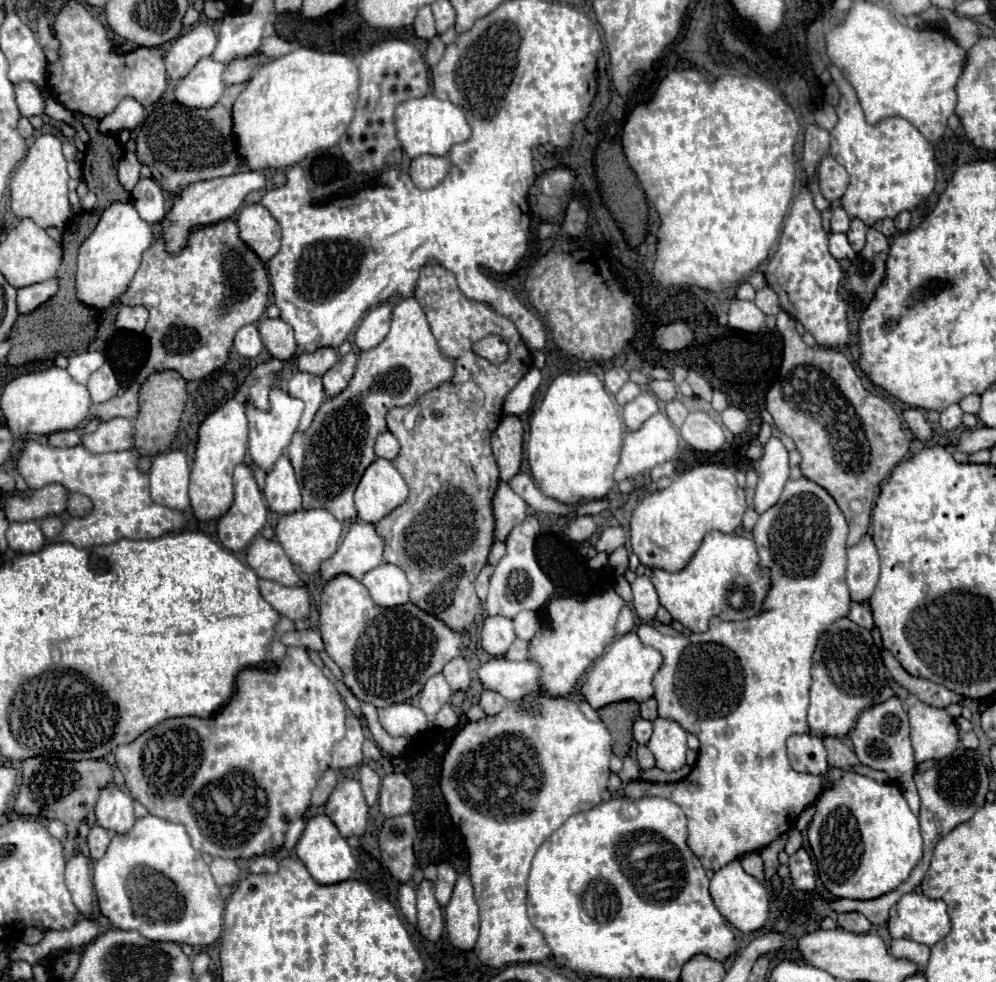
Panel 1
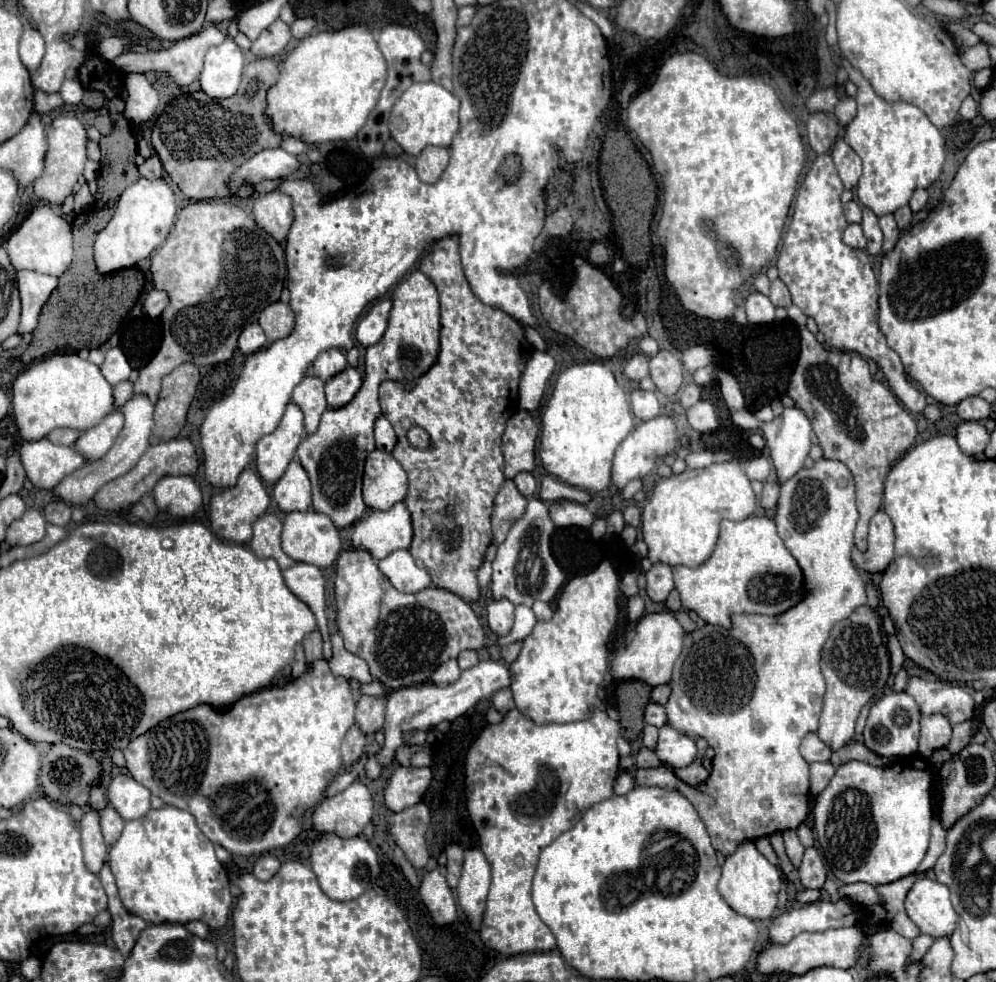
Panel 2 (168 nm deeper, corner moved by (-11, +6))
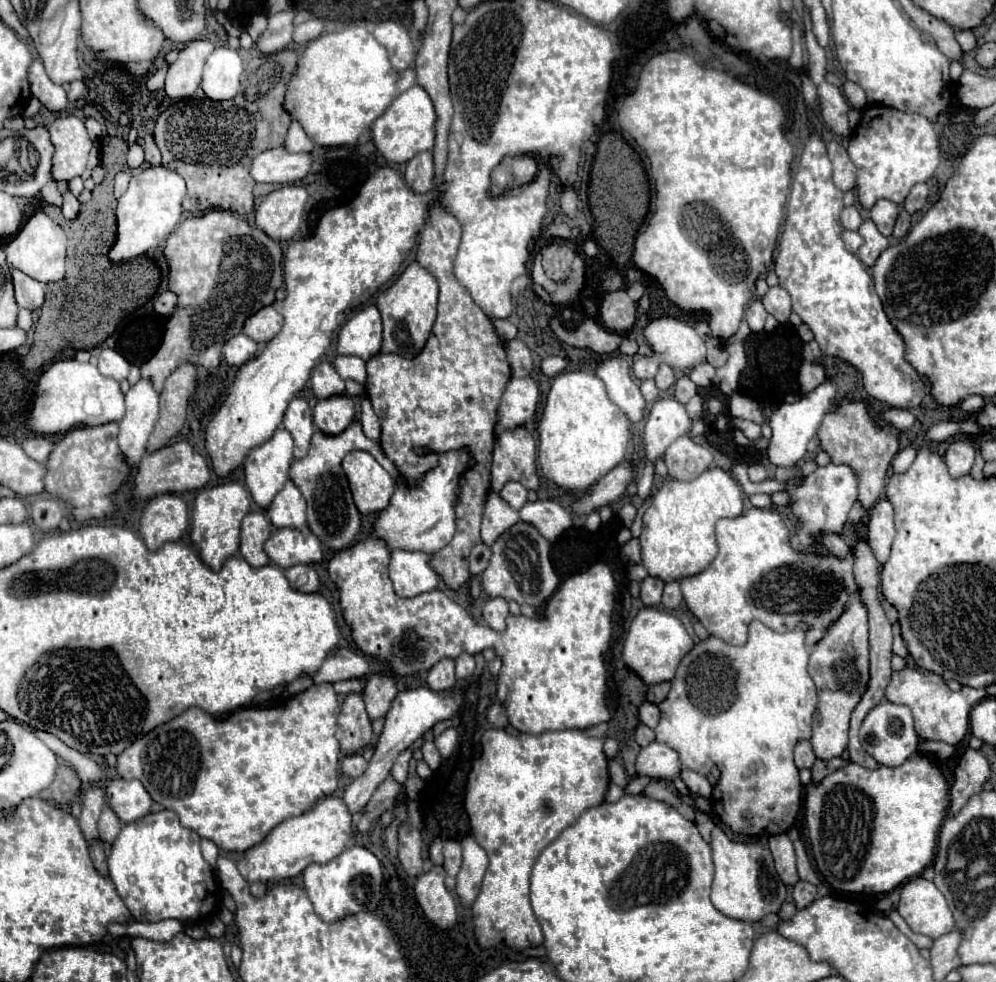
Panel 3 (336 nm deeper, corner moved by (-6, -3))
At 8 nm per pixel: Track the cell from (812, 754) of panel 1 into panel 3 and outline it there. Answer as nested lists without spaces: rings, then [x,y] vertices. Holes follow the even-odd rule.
[[[810,740],[798,742],[798,746],[794,748],[794,760],[796,760],[798,768],[812,768],[812,764],[816,762],[816,756],[814,756]]]

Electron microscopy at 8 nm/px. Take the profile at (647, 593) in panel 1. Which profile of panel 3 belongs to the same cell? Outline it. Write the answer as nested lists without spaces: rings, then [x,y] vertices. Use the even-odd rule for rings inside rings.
[[[648,576],[648,578],[642,582],[640,598],[642,598],[642,602],[644,602],[646,606],[658,606],[660,600],[662,600],[662,592],[664,592],[664,580]]]

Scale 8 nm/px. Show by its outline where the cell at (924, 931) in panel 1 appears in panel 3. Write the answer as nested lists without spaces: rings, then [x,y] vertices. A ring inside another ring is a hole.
[[[922,876],[906,882],[898,912],[908,922],[912,932],[924,934],[932,940],[954,930],[954,918],[942,892]]]

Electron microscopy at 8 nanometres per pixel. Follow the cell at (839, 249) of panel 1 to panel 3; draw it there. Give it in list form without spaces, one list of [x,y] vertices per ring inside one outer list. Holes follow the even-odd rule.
[[[844,230],[842,238],[844,238],[844,244],[846,244],[846,248],[848,248],[852,254],[856,254],[856,252],[858,252],[858,248],[860,248],[860,244],[862,244],[862,236],[860,236],[858,232]]]

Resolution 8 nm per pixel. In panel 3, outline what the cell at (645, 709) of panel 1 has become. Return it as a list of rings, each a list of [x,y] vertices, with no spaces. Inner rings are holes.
[[[662,682],[662,684],[650,686],[646,700],[652,702],[652,704],[660,704],[668,696],[668,692],[670,692],[670,682]]]

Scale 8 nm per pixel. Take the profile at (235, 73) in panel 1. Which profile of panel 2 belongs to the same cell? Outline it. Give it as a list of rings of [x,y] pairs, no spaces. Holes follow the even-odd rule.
[[[277,19],[275,23],[271,23],[271,27],[267,27],[255,41],[253,41],[253,55],[257,57],[275,57],[281,51],[285,51],[285,47],[293,41],[291,29],[287,23],[283,23],[281,19]]]

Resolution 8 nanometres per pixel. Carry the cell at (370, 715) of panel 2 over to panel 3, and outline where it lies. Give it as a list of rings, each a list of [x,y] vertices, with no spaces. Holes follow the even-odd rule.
[[[374,674],[366,680],[364,686],[364,704],[370,720],[382,718],[398,694],[398,688],[394,684],[394,678],[390,674]]]

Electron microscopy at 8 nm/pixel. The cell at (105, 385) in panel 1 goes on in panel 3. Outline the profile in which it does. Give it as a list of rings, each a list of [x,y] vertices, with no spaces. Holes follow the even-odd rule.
[[[106,348],[98,356],[98,370],[102,372],[102,376],[108,376],[108,378],[114,378],[120,382],[128,376],[130,364],[116,350]]]

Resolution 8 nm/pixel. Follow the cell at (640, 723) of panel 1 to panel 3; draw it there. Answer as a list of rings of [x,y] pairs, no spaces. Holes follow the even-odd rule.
[[[644,702],[644,704],[640,706],[640,722],[646,724],[648,728],[656,728],[658,720],[660,720],[660,710],[658,710],[658,706],[656,706],[656,704],[650,704],[650,702]]]

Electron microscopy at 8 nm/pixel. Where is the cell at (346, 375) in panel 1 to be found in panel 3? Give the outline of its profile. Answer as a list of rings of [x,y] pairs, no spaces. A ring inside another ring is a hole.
[[[330,396],[314,406],[314,424],[326,434],[340,434],[354,418],[354,402],[350,396]]]

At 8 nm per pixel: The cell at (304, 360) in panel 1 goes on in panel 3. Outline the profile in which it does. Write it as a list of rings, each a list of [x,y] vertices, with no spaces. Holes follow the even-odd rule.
[[[320,362],[312,372],[312,390],[318,398],[334,396],[344,390],[344,380],[338,376],[334,366],[330,362]]]

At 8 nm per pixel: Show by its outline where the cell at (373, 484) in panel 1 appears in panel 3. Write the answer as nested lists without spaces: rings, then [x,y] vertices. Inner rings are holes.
[[[350,452],[342,468],[348,476],[354,503],[360,514],[380,512],[396,488],[394,478],[368,452]]]

